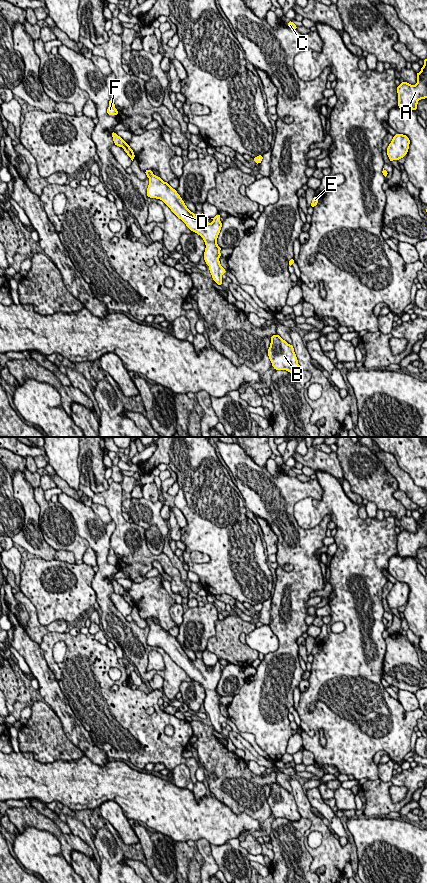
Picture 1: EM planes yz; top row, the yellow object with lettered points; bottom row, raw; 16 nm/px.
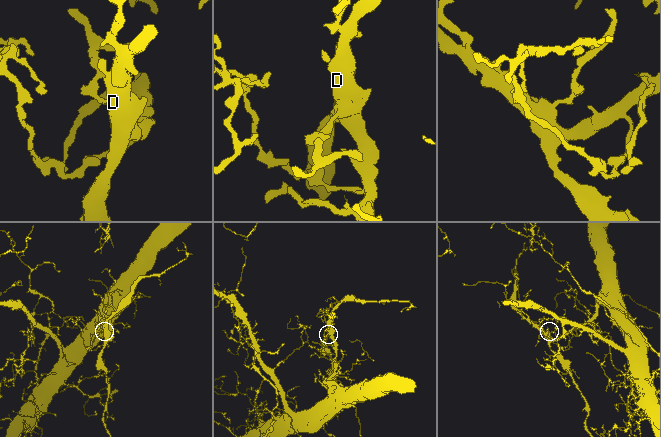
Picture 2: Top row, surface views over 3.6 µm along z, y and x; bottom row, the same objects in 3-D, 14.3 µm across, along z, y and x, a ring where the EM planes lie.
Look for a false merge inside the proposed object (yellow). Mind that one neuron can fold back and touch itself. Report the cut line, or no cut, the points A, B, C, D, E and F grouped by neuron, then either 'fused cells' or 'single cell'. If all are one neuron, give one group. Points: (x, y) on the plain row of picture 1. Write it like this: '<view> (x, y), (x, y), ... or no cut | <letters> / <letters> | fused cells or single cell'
no cut | A B C D E F | single cell

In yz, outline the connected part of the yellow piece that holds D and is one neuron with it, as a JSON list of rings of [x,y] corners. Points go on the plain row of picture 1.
[[[150,617],[144,620],[149,626],[149,633],[146,640],[147,644],[162,648],[191,679],[203,686],[206,693],[203,703],[204,708],[209,714],[213,728],[222,734],[222,723],[226,721],[226,718],[220,712],[219,706],[222,696],[217,692],[217,686],[222,675],[220,662],[211,666],[213,668],[212,671],[207,670],[209,666],[203,661],[202,667],[198,668],[195,662],[187,656],[176,637],[173,637],[169,631],[164,630],[159,624],[154,623]]]

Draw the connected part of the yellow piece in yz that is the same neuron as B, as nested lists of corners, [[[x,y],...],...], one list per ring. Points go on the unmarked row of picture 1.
[[[278,782],[270,785],[271,791],[267,799],[275,818],[286,818],[289,821],[298,821],[301,815],[298,812],[292,793],[288,792]]]

